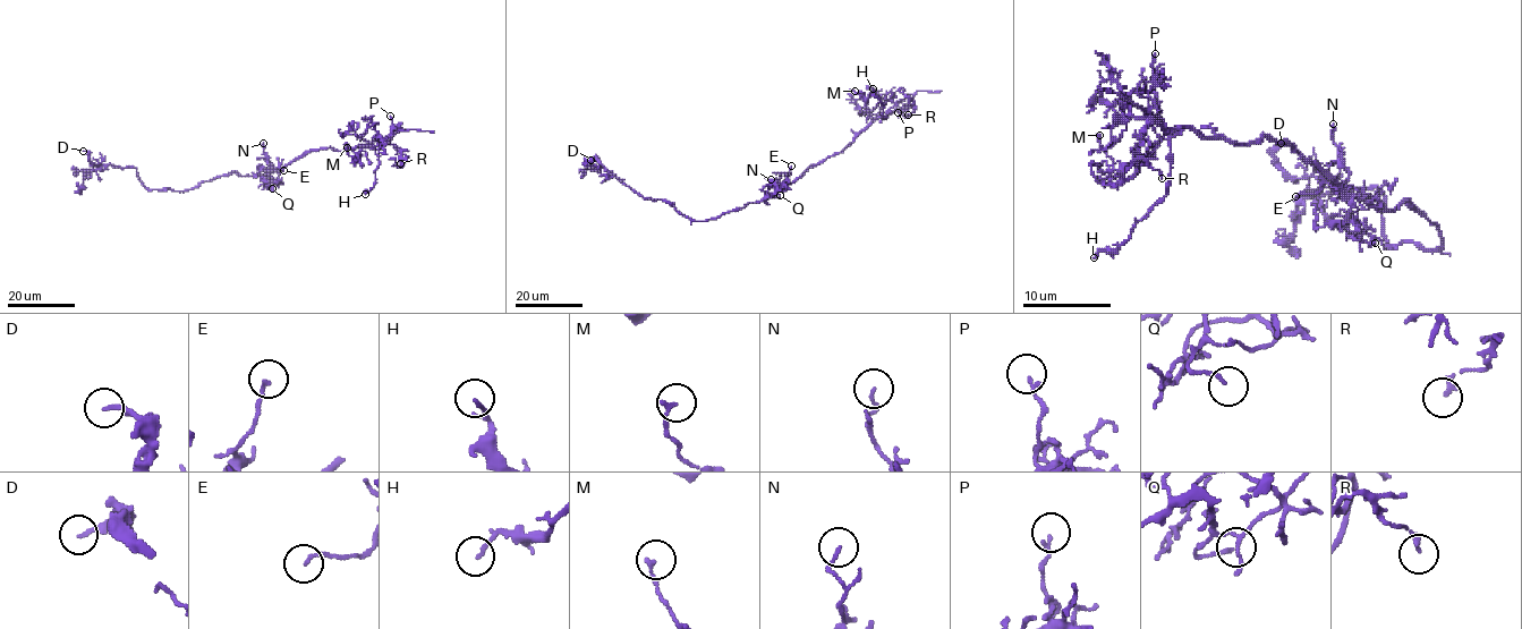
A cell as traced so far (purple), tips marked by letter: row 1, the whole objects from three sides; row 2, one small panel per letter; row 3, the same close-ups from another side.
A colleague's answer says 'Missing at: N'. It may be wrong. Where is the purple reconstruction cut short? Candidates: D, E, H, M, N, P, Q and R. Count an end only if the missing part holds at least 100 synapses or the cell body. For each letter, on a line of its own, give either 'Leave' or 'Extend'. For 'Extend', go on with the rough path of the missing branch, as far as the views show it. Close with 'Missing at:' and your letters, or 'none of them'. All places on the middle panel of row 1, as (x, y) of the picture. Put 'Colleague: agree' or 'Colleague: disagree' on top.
Colleague: disagree
D: Leave
E: Leave
H: Leave
M: Leave
N: Leave
P: Leave
Q: Leave
R: Leave
Missing at: none of them

